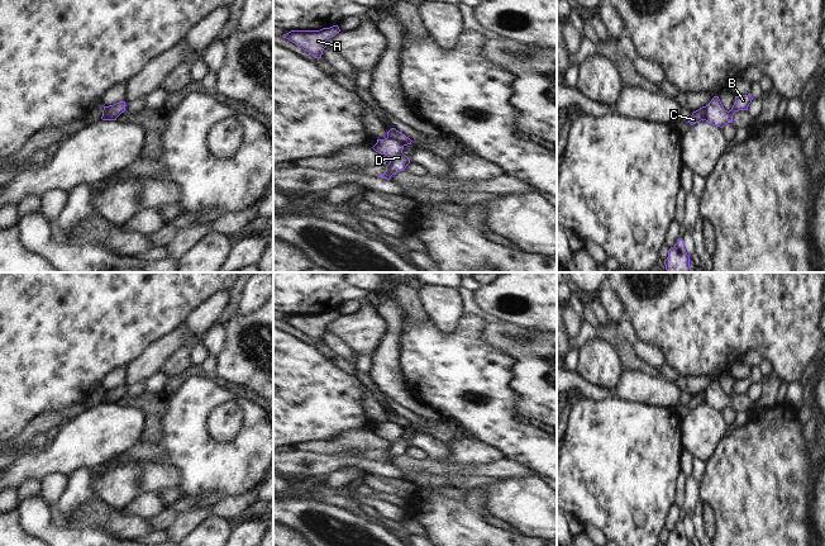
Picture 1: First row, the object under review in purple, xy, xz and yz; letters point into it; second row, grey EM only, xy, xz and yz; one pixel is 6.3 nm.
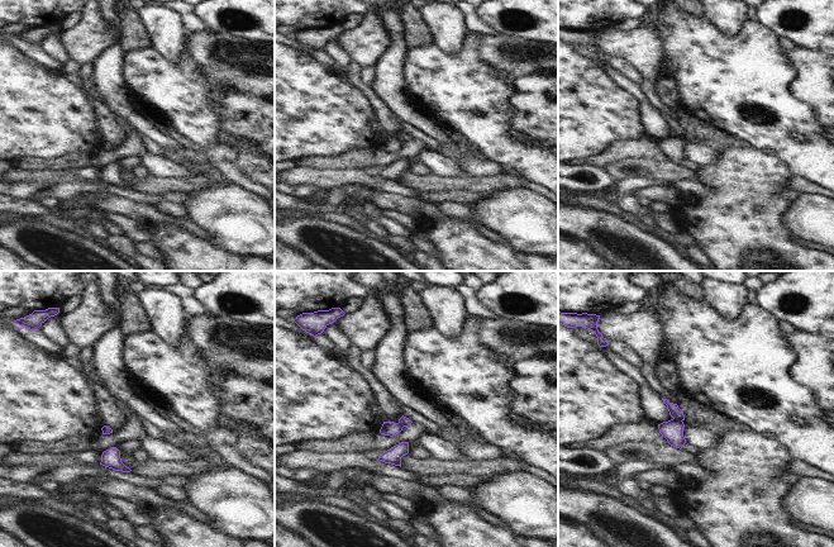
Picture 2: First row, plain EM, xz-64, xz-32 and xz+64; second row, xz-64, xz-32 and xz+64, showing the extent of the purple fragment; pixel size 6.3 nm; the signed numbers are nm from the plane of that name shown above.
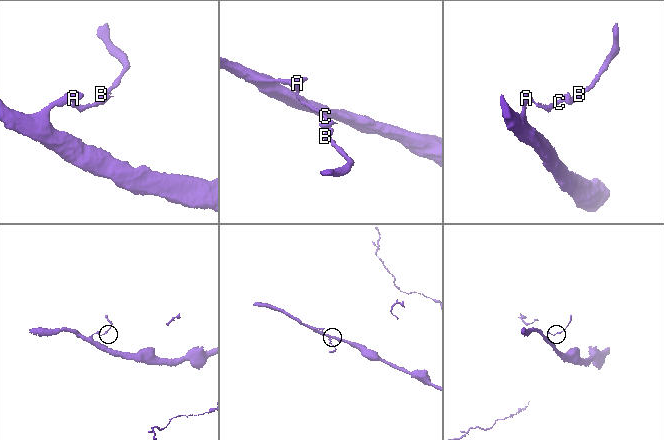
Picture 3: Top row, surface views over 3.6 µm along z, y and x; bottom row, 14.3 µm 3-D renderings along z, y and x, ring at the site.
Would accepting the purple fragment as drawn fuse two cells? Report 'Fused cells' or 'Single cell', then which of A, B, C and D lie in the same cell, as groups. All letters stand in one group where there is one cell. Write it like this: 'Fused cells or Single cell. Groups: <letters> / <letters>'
Fused cells. Groups: A C / B D

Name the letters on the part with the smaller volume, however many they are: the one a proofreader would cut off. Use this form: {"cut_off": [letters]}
{"cut_off": ["B", "D"]}

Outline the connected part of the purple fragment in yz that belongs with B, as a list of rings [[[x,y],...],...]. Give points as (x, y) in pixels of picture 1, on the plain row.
[[[750,378],[735,380],[733,391],[728,395],[724,393],[719,380],[714,380],[712,384],[705,390],[705,404],[712,409],[723,412],[728,407],[733,407],[733,399],[739,394],[748,394],[753,381]]]

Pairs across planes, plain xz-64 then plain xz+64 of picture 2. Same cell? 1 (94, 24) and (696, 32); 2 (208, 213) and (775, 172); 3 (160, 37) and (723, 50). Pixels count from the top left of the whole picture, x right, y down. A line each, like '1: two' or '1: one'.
1: two
2: two
3: two

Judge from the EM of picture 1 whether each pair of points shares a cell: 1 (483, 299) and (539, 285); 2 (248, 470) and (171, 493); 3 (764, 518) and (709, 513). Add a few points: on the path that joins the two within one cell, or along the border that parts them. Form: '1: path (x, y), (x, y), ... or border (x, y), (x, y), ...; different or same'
1: path (497, 295), (506, 292), (525, 292); same
2: border (175, 489), (181, 490), (186, 497); different
3: border (704, 503), (713, 509), (716, 525); different

